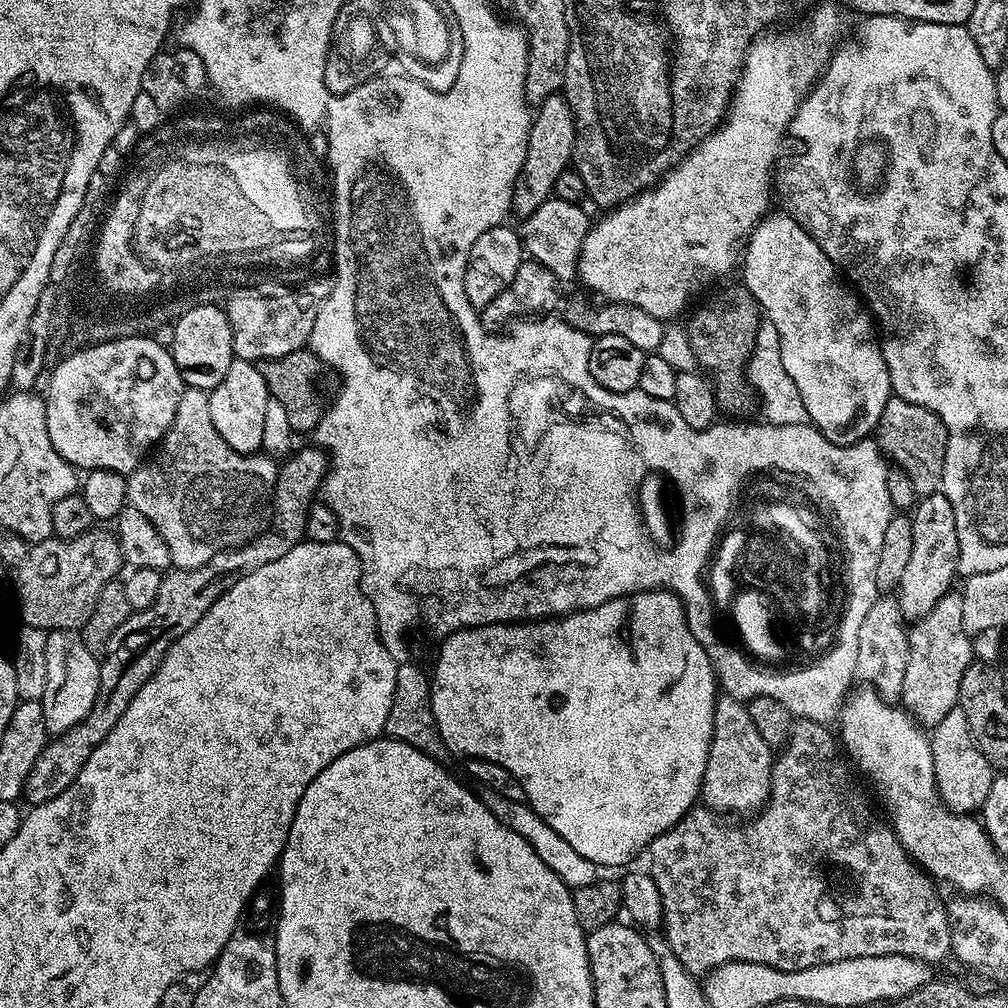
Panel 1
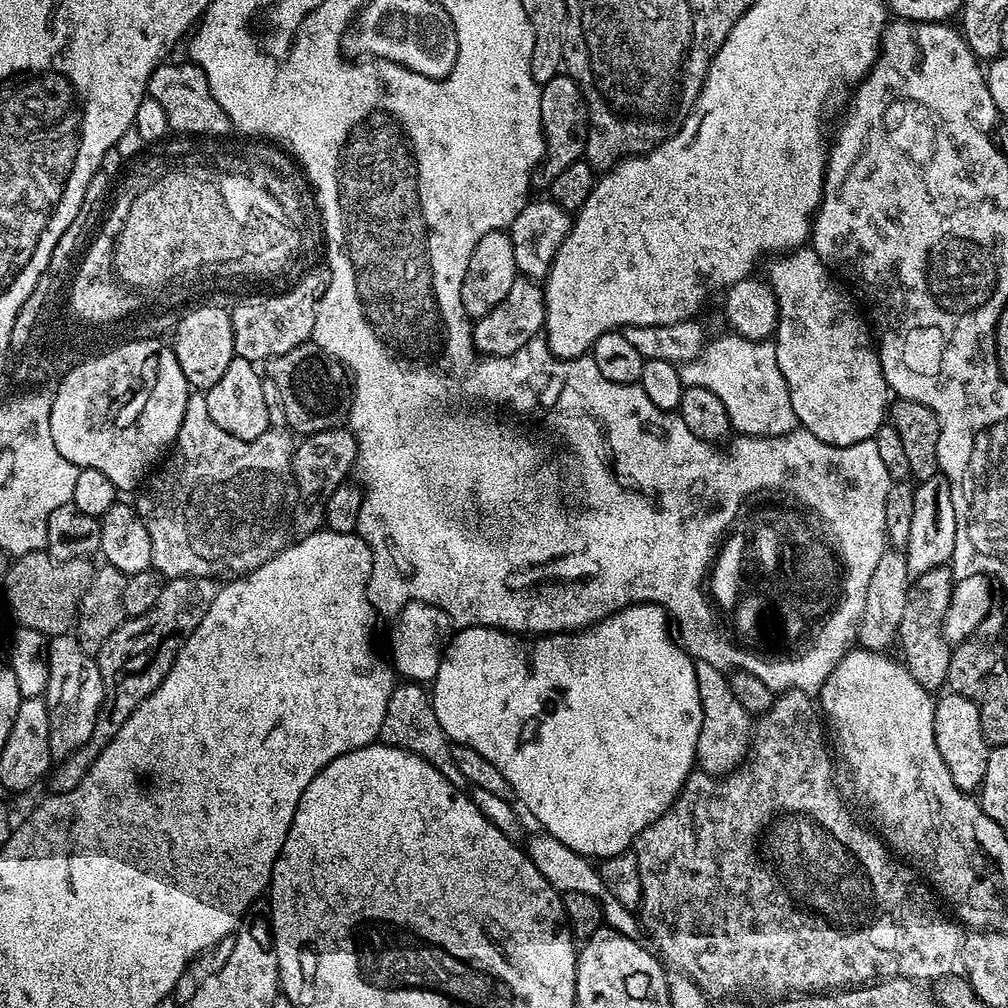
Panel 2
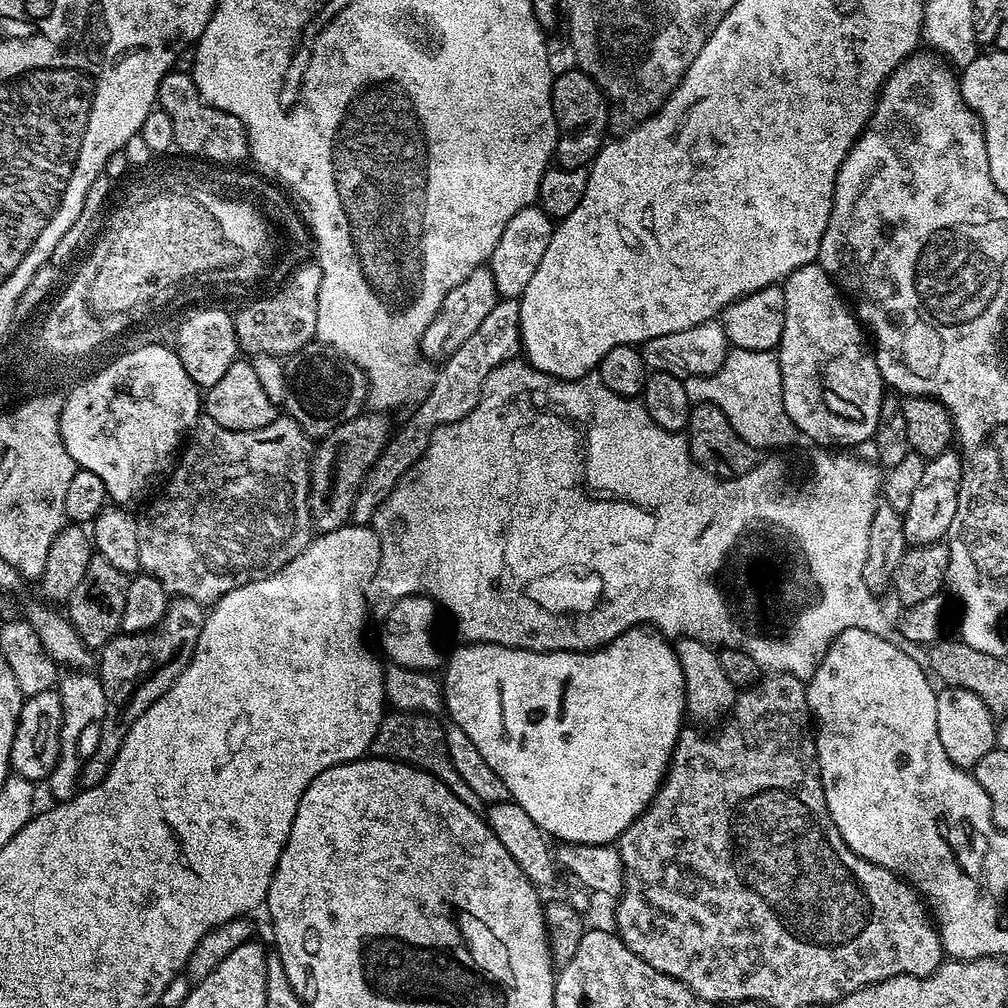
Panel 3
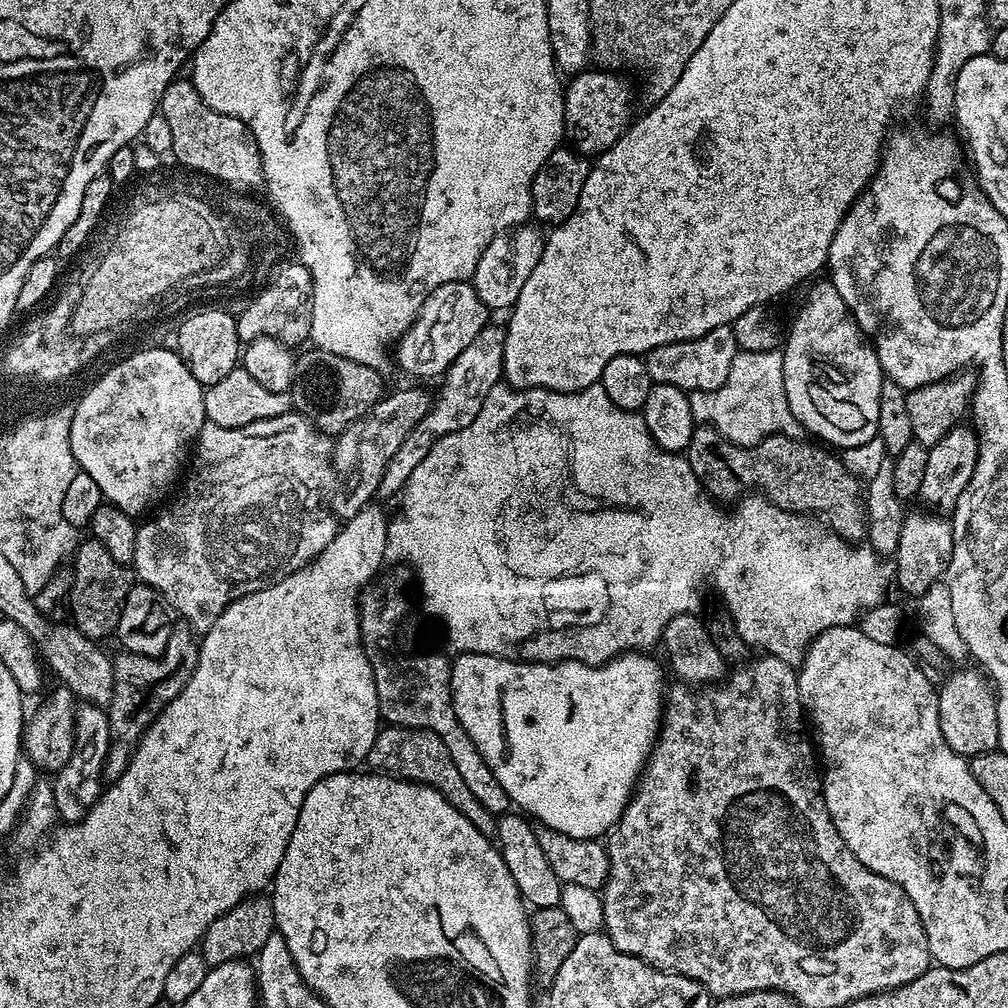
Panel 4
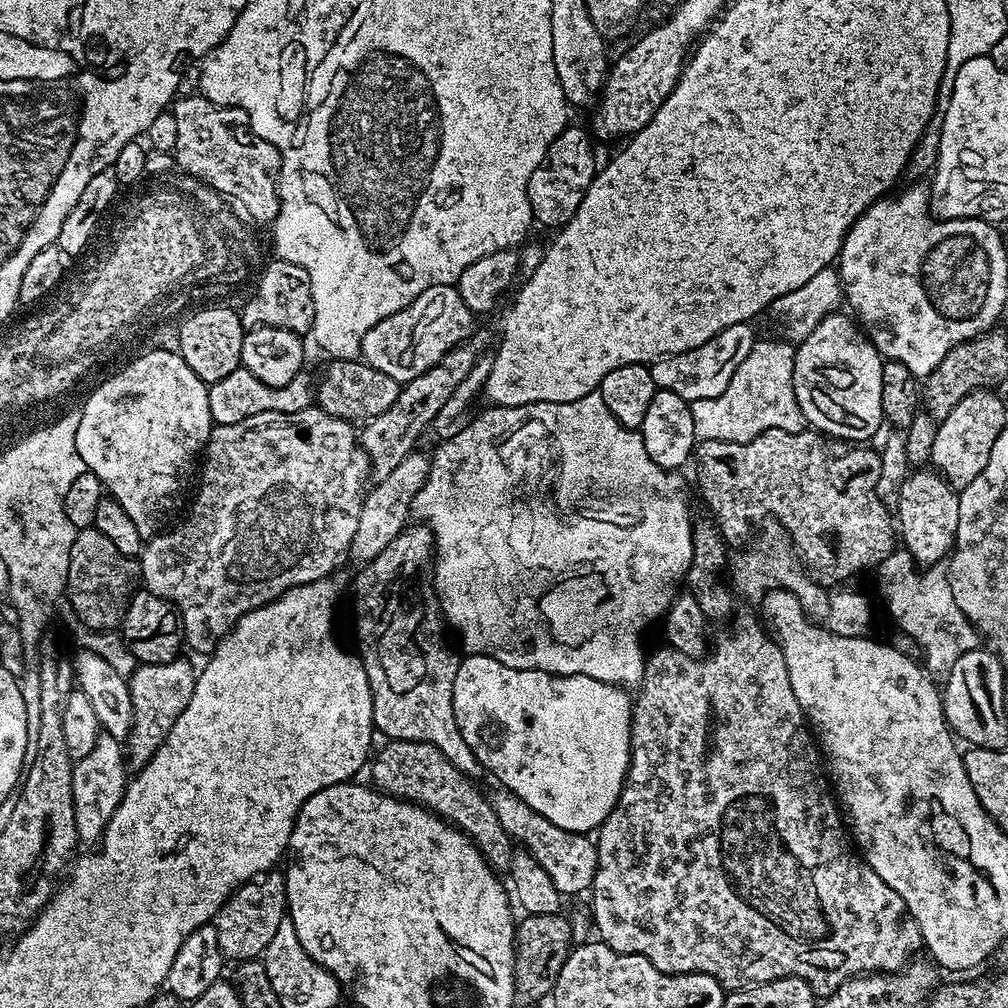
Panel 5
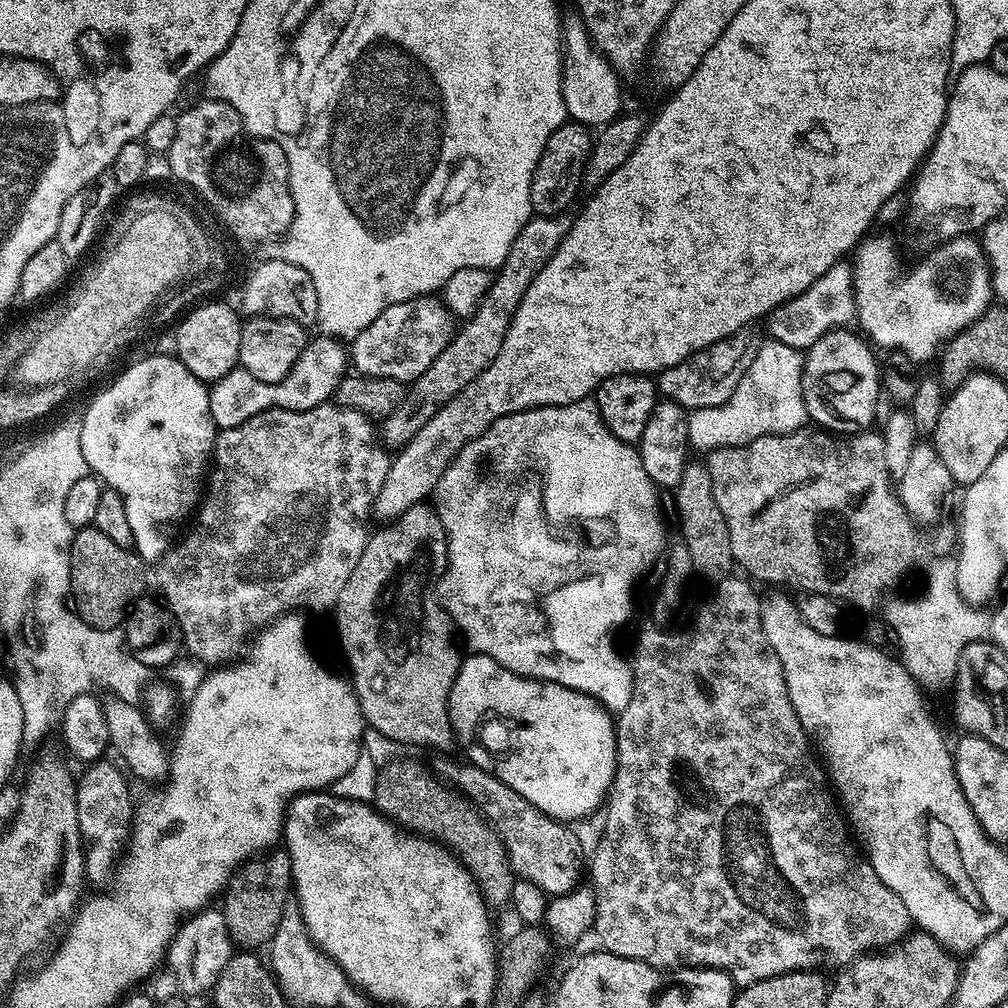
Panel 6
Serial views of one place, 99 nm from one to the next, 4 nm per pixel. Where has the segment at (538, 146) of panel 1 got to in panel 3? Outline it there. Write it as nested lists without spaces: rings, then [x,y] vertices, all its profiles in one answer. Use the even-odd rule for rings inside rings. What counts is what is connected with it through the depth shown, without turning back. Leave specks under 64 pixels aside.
[[[571,71],[564,72],[561,76],[559,73],[552,81],[552,105],[556,115],[556,127],[560,130],[572,128],[569,132],[561,131],[557,135],[554,160],[561,168],[584,168],[595,160],[609,135],[608,100],[600,91],[600,87],[584,72]]]

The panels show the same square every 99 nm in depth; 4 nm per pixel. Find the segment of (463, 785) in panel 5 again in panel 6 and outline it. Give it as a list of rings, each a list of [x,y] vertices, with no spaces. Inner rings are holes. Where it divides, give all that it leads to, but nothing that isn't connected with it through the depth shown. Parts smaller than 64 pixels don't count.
[[[396,760],[385,768],[383,765],[377,778],[374,807],[381,816],[387,816],[401,829],[447,849],[476,879],[486,905],[493,909],[507,905],[512,899],[514,873],[500,836],[475,807],[466,803],[455,791],[447,792],[443,788],[445,785],[436,780],[432,780],[431,774],[412,760]]]

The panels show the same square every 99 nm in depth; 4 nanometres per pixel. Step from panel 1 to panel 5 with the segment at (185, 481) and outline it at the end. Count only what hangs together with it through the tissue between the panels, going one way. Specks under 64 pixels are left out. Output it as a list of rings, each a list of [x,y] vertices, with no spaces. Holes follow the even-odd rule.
[[[313,406],[297,412],[254,414],[242,422],[233,424],[216,424],[207,444],[202,449],[202,463],[198,468],[198,476],[199,472],[200,485],[197,486],[196,497],[192,500],[192,513],[177,528],[172,528],[169,532],[161,530],[151,537],[145,543],[138,557],[138,563],[143,587],[169,600],[180,613],[183,643],[189,644],[196,652],[211,654],[223,636],[231,630],[233,624],[241,616],[245,616],[250,609],[260,607],[262,602],[276,599],[286,590],[315,580],[327,580],[333,575],[332,571],[335,570],[336,563],[346,556],[352,547],[352,538],[358,526],[362,503],[360,487],[363,486],[364,479],[366,481],[369,479],[370,469],[364,451],[360,448],[357,429],[349,421],[334,418],[322,411],[320,407]]]

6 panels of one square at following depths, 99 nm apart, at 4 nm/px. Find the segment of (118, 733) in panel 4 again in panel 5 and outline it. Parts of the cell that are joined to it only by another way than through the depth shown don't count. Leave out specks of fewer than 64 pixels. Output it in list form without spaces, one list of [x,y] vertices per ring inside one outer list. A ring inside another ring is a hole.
[[[177,658],[161,664],[137,663],[127,677],[132,707],[132,729],[128,732],[126,741],[126,768],[135,774],[143,770],[146,762],[158,750],[178,714],[186,710],[186,702],[190,702],[190,694],[194,694],[194,686],[198,672],[188,660]]]

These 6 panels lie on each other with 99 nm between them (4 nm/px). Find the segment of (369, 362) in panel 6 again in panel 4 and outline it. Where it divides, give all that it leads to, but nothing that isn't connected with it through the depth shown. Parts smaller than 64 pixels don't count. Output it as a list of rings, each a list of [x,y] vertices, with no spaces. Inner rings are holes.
[[[455,280],[438,286],[424,305],[421,306],[412,327],[399,337],[396,348],[396,360],[404,372],[412,376],[436,376],[443,377],[448,367],[478,338],[478,334],[484,328],[489,327],[490,310],[478,298],[474,286],[468,280]]]

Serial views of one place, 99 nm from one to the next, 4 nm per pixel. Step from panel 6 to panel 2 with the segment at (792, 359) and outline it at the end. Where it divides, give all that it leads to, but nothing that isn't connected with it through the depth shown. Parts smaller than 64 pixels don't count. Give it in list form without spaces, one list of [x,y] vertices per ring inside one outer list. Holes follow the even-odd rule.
[[[735,334],[709,343],[698,358],[679,365],[685,388],[702,386],[711,390],[726,406],[729,425],[742,436],[781,436],[797,431],[798,421],[790,402],[790,390],[778,366],[778,354],[771,339],[752,341]]]

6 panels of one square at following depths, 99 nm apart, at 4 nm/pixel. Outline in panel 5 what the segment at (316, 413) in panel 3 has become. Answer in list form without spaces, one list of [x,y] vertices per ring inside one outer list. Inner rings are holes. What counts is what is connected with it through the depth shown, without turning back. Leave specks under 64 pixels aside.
[[[360,358],[329,359],[327,363],[314,388],[315,403],[326,414],[349,422],[367,422],[372,417],[382,414],[382,410],[390,410],[390,406],[394,406],[394,398],[398,398],[402,385],[399,380],[390,378],[390,374],[374,370]]]

